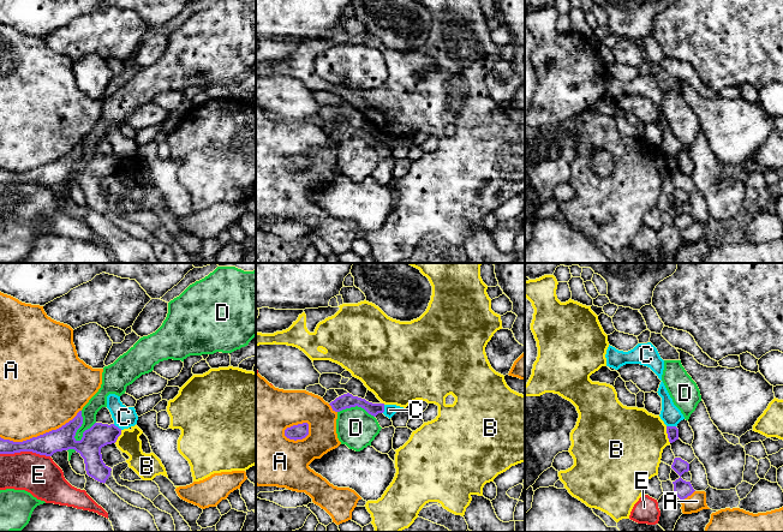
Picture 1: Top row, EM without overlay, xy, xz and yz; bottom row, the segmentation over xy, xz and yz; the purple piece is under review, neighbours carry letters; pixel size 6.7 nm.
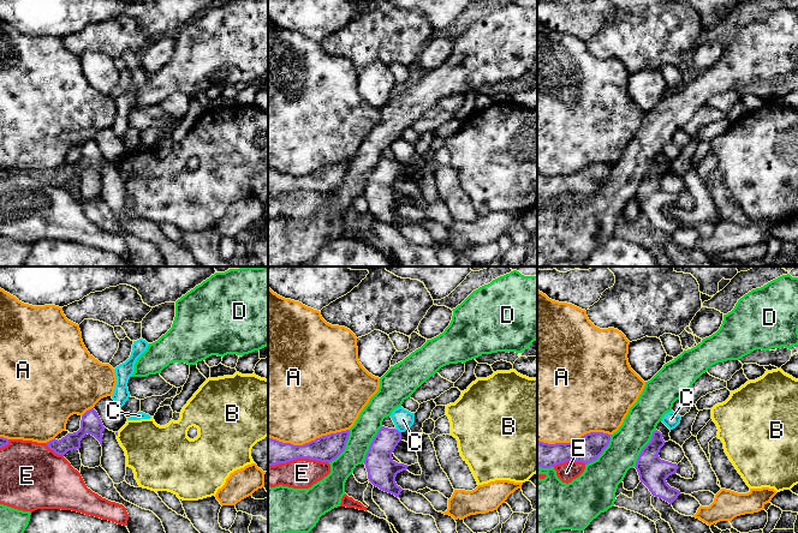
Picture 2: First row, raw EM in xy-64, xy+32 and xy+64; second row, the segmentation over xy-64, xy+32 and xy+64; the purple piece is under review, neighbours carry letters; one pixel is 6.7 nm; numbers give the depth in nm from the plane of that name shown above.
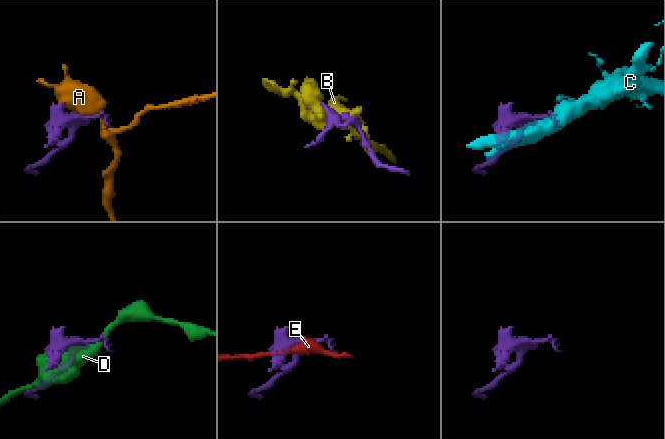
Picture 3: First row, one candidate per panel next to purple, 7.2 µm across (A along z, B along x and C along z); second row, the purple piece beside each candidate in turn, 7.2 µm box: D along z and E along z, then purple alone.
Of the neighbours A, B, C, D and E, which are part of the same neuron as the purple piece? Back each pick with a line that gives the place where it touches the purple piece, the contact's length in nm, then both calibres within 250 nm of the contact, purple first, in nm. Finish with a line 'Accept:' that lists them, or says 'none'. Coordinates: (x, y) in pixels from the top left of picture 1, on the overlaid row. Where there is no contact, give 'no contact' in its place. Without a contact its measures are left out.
Accept: none

